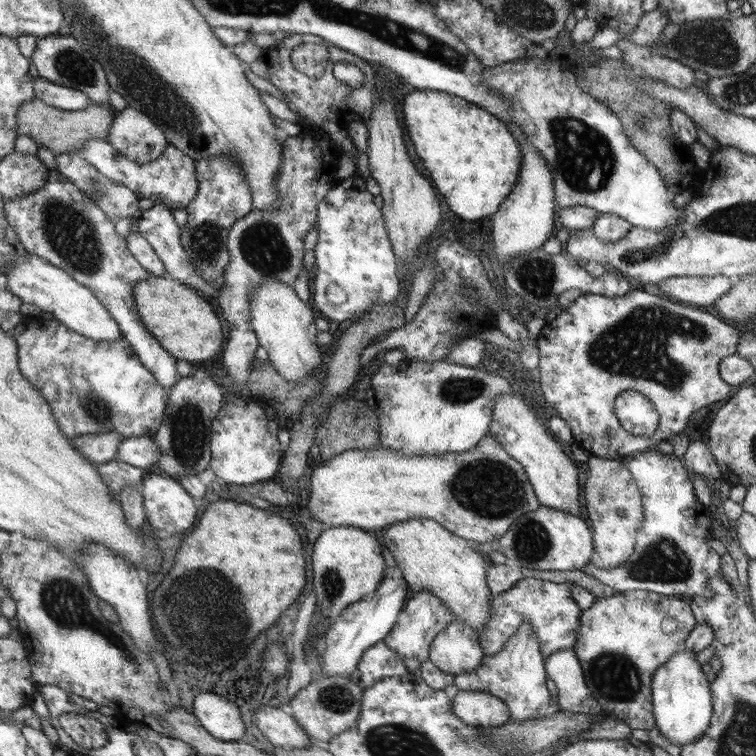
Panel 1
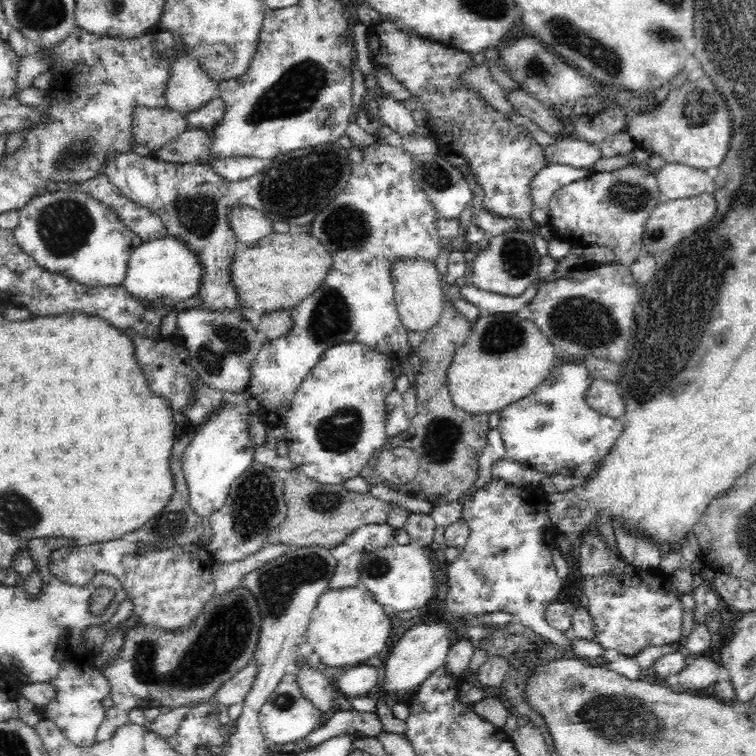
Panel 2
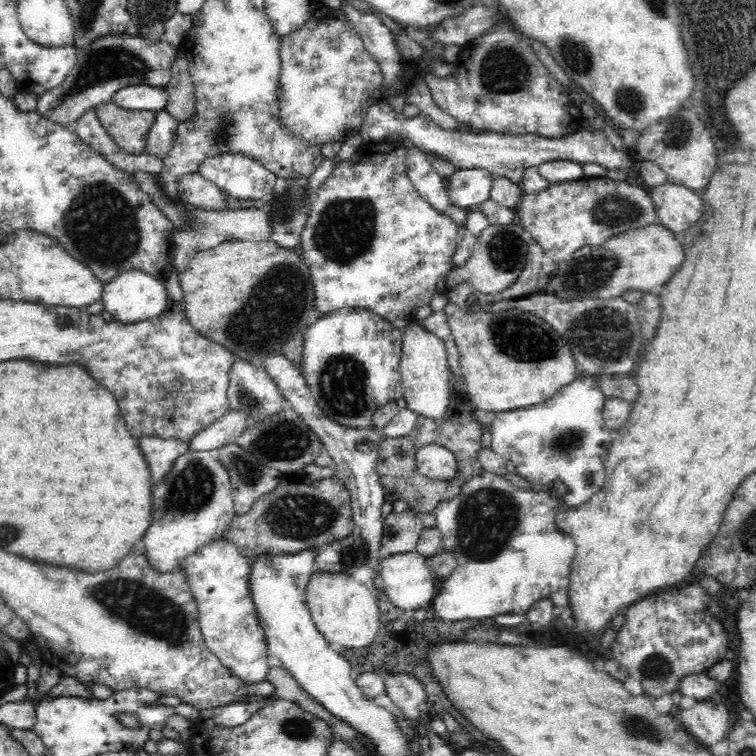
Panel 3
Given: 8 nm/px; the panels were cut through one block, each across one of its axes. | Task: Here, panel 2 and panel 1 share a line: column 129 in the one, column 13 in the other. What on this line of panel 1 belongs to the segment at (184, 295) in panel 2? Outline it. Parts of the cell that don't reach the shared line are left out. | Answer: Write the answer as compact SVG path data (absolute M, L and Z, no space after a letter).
M31 253L21 254L10 263L6 274L8 279L6 288L10 289L20 300L38 306L42 312L50 312L61 324L73 332L94 341L114 342L123 338L118 321L111 312L104 307L102 301L87 285L81 285L71 274L64 269L43 260L42 257Z

